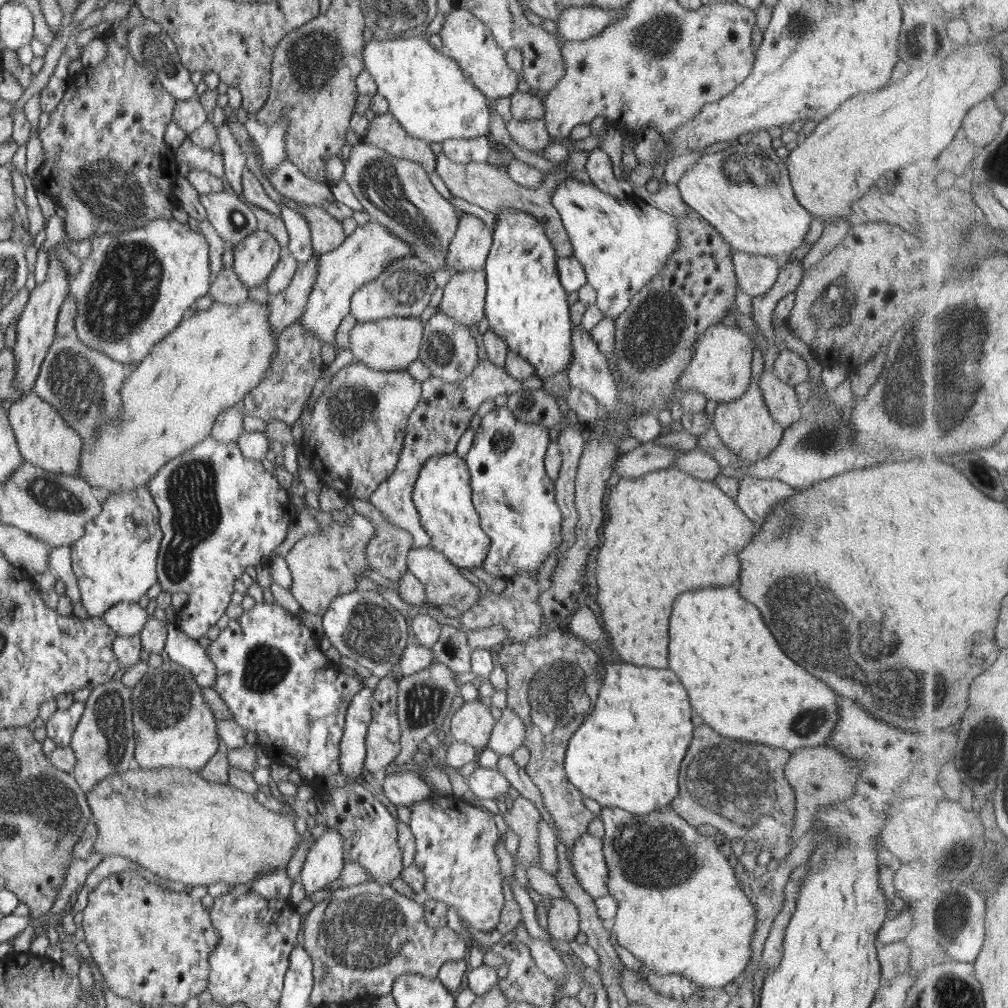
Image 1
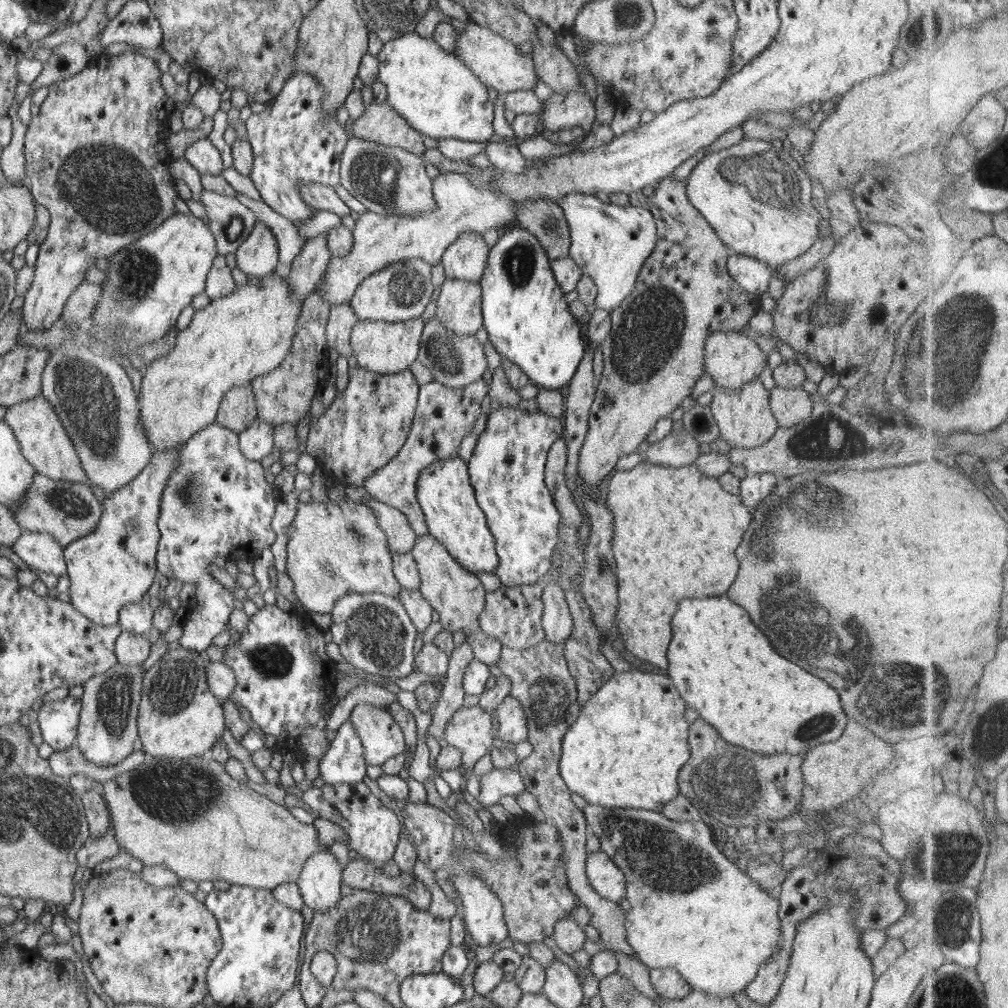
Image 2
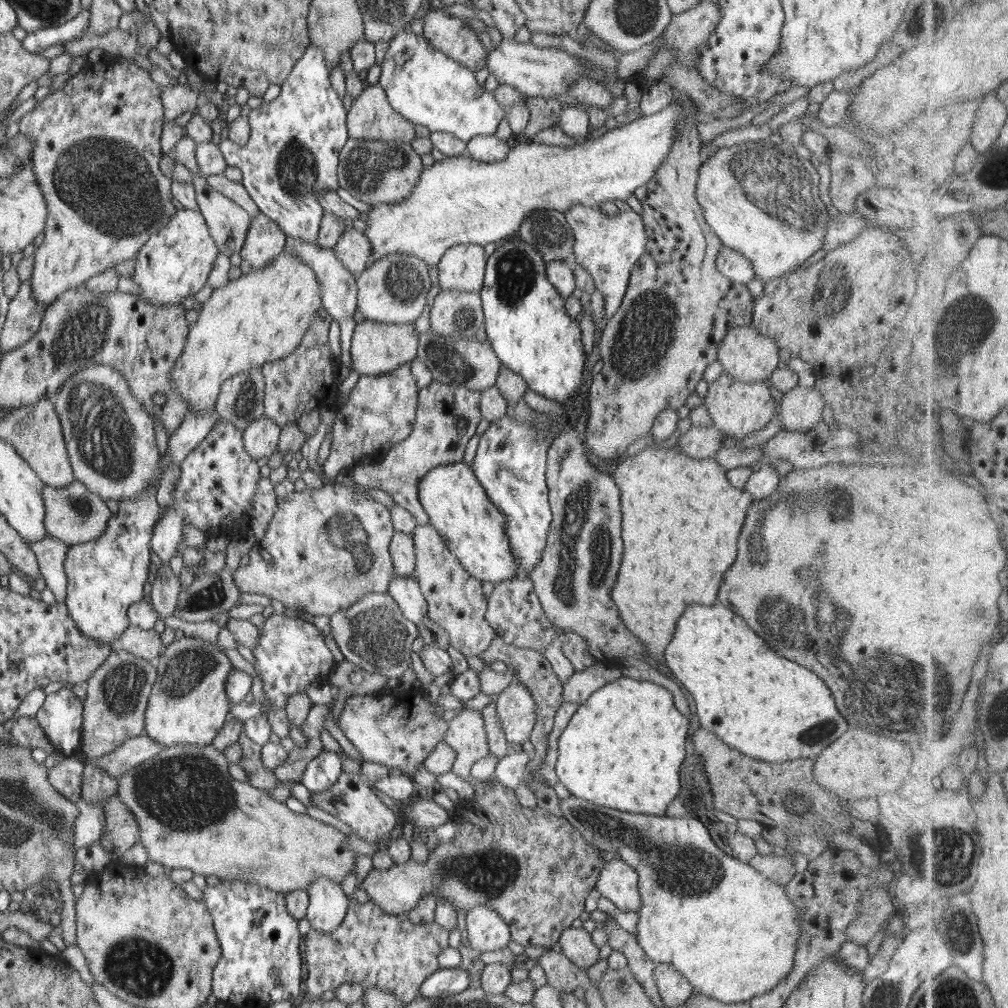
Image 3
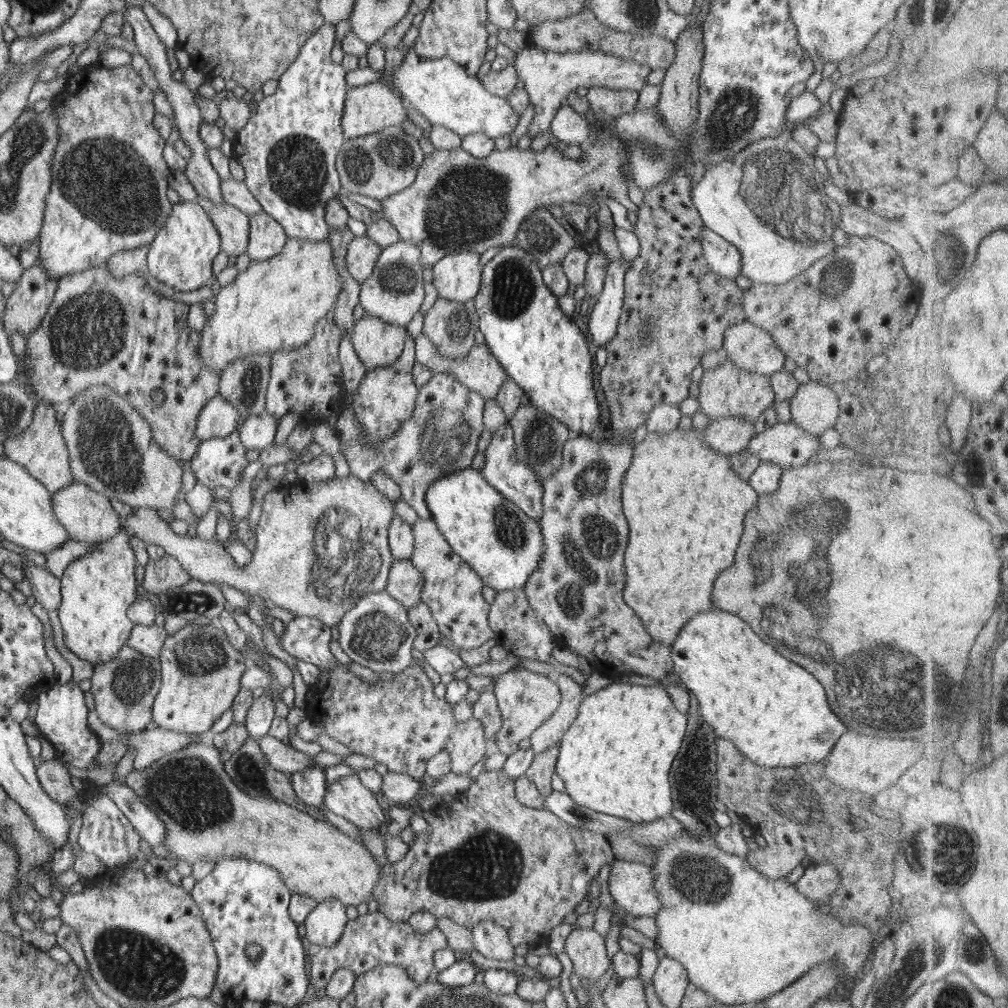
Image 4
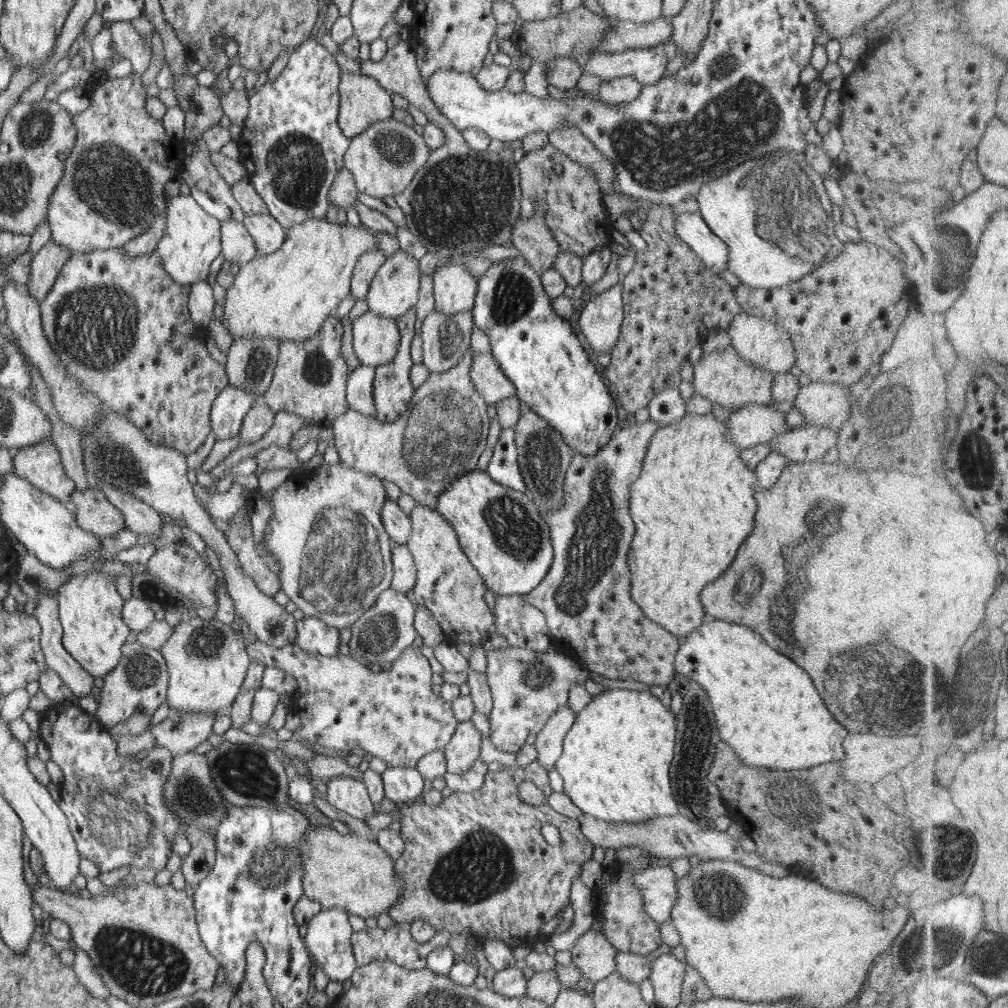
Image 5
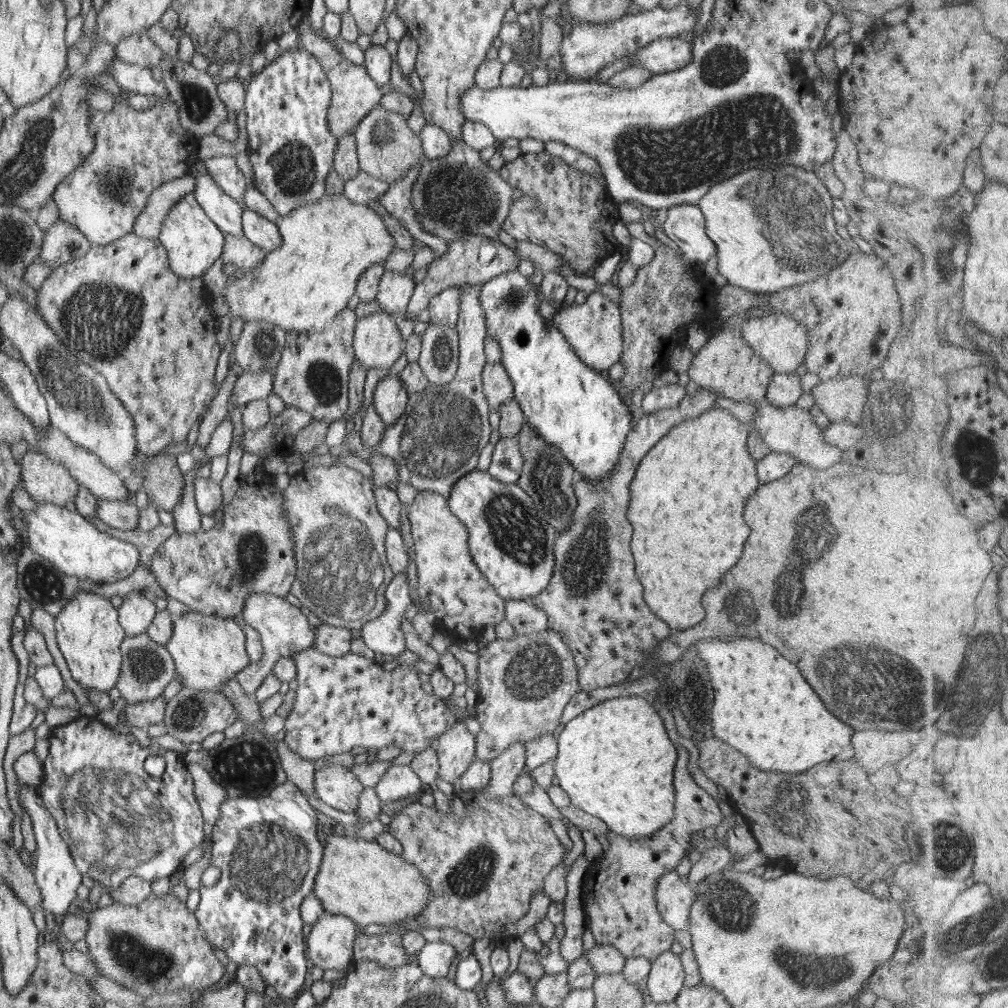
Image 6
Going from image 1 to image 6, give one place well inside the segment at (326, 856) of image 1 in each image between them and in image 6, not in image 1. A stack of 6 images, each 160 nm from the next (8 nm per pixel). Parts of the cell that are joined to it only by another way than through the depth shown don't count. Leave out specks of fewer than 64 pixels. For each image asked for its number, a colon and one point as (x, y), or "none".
2: (319, 881)
3: (327, 904)
4: (324, 924)
5: (327, 939)
6: (329, 943)

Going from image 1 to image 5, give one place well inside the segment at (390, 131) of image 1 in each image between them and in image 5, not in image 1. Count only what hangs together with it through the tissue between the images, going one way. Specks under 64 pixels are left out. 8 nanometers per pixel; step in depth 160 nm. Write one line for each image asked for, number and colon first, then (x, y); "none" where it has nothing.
2: (379, 123)
3: (370, 116)
4: (369, 108)
5: (362, 100)

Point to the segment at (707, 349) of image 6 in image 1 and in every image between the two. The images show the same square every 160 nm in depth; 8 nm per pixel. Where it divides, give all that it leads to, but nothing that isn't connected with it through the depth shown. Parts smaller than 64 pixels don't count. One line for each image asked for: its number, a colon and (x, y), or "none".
1: (744, 426)
2: (743, 417)
3: (736, 408)
4: (725, 390)
5: (721, 377)

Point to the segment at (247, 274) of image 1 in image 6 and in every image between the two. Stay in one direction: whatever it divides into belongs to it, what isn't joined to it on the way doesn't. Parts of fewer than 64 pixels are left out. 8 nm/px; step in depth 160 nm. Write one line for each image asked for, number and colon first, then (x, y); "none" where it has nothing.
2: (257, 256)
3: (264, 240)
4: (266, 237)
5: (267, 234)
6: (263, 233)

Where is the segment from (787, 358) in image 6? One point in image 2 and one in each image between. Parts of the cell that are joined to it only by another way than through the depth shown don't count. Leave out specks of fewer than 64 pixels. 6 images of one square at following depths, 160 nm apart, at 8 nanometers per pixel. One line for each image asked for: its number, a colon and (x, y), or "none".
2: (731, 360)
3: (747, 356)
4: (748, 347)
5: (764, 344)

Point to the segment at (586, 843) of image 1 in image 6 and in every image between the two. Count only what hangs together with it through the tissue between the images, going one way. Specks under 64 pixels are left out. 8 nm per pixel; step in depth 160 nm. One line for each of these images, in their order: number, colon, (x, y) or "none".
2: (603, 876)
3: (617, 882)
4: (631, 885)
5: (657, 886)
6: (672, 894)

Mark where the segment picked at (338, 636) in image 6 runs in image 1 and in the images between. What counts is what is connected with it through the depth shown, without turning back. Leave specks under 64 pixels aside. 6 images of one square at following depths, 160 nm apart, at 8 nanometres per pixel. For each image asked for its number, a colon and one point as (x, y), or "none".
1: (269, 673)
2: (282, 676)
3: (289, 654)
4: (306, 639)
5: (312, 635)

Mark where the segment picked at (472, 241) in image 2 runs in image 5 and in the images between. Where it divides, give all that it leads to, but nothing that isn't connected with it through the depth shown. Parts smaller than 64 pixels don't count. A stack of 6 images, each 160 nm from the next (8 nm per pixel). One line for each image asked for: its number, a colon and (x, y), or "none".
3: (461, 268)
4: (456, 277)
5: (454, 290)

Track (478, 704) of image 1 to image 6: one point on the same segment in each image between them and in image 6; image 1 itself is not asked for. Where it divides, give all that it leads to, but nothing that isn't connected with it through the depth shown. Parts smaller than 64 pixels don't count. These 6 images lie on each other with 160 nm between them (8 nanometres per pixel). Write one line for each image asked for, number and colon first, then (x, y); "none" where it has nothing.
2: (468, 728)
3: (465, 734)
4: (466, 745)
5: (462, 750)
6: (455, 750)

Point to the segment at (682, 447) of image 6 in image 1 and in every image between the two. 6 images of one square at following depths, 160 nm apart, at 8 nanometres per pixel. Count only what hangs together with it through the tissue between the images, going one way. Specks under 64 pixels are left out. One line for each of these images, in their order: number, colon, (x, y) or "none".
1: (668, 532)
2: (674, 528)
3: (680, 518)
4: (684, 506)
5: (692, 503)

